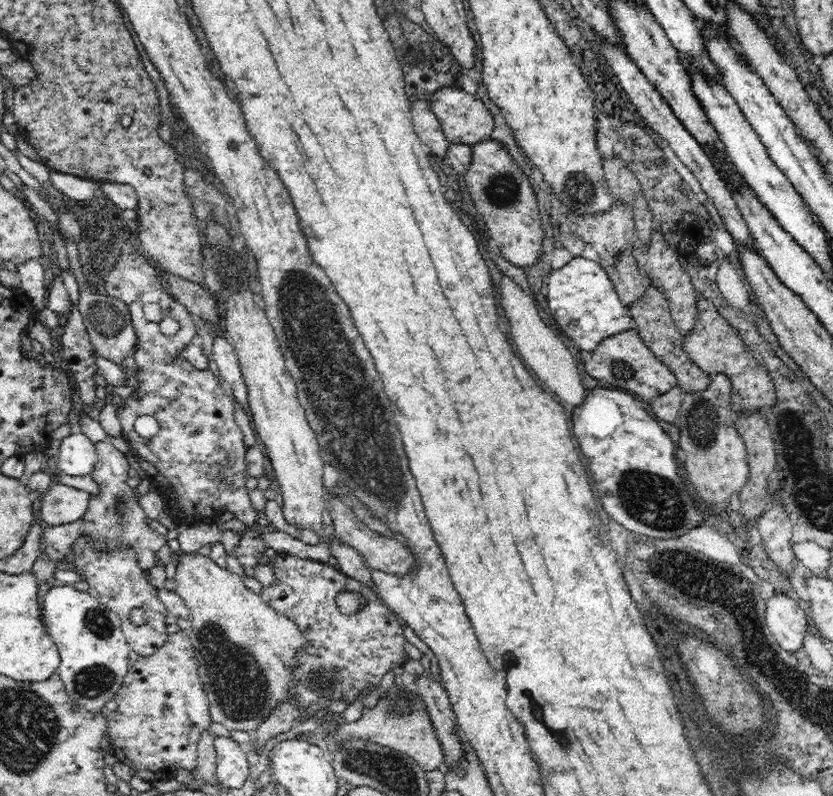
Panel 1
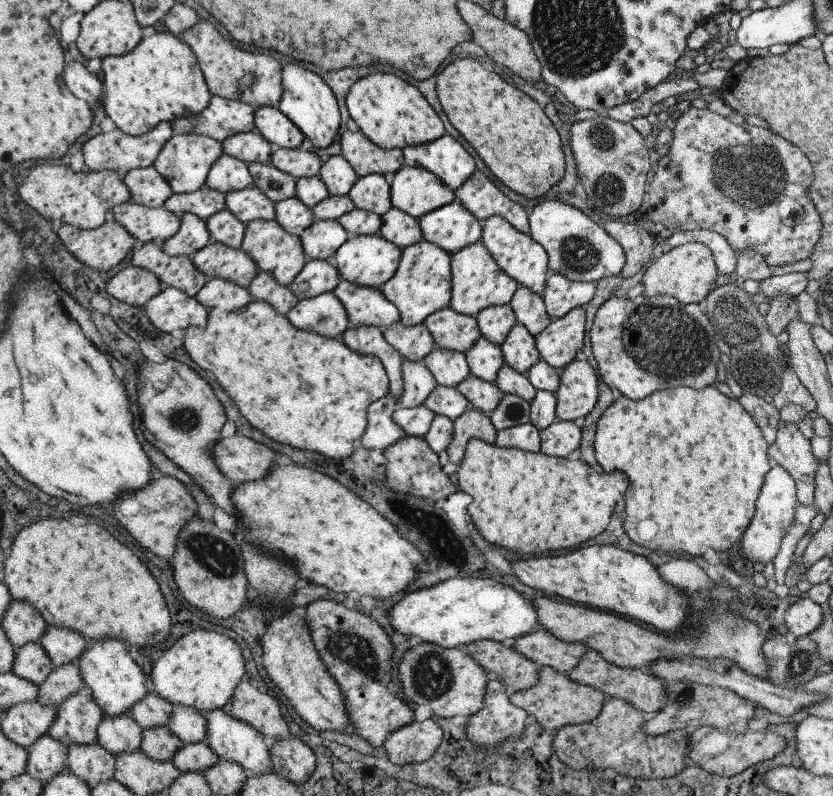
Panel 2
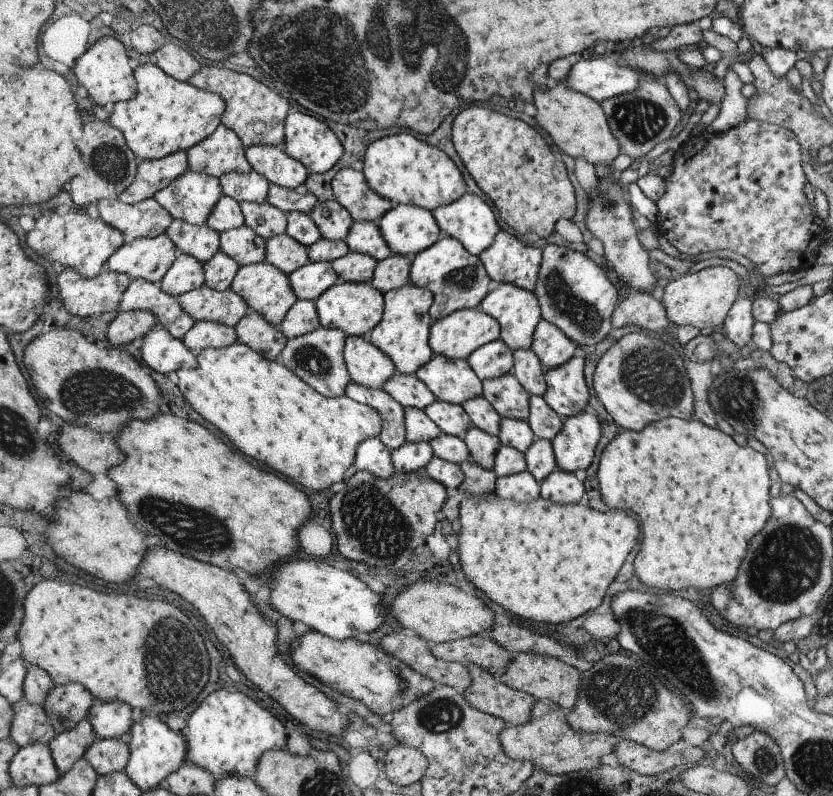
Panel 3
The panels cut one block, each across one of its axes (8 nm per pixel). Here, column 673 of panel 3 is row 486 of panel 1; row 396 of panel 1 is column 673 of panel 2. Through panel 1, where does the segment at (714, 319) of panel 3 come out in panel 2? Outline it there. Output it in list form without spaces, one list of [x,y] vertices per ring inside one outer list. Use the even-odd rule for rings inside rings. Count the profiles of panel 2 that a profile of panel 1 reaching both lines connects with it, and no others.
[[[683,244],[671,250],[665,250],[663,256],[659,256],[653,264],[649,264],[643,272],[641,284],[643,284],[643,296],[655,298],[655,296],[667,296],[675,298],[683,304],[701,304],[701,300],[707,296],[709,290],[713,290],[715,280],[715,264],[713,264],[713,252],[705,244]]]

